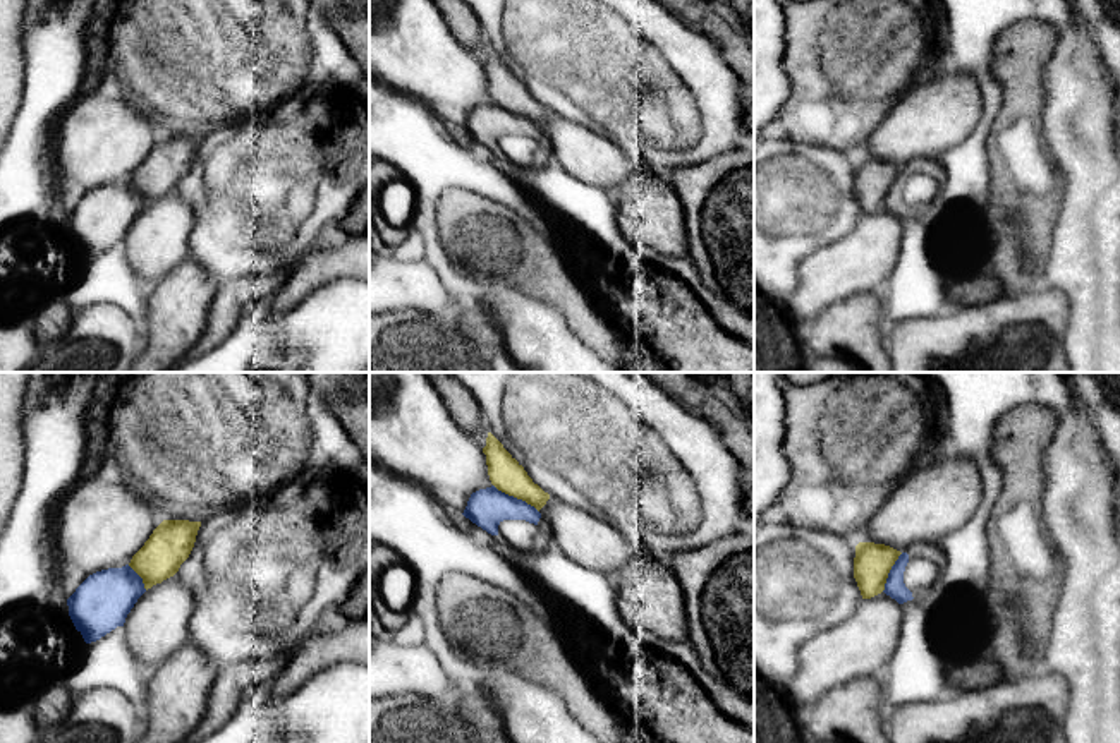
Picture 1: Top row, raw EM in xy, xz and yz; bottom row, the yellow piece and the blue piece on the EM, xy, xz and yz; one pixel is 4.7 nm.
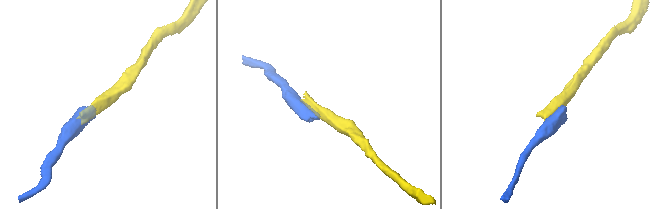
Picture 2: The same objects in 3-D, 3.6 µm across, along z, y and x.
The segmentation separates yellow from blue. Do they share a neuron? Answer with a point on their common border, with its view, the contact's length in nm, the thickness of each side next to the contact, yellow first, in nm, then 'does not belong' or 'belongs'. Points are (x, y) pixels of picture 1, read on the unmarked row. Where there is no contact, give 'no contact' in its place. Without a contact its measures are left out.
contact xz (516, 112); length 260 nm; calibres 160 and 180 nm; does not belong

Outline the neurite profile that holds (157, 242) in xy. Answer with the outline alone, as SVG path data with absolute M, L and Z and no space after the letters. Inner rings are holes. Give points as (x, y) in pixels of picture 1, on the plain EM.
M177 190L148 204L124 239L129 264L137 276L163 280L186 261L194 223L194 206Z

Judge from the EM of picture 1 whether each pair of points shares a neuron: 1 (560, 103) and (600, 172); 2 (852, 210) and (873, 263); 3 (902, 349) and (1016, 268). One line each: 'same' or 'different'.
1: different
2: different
3: different

